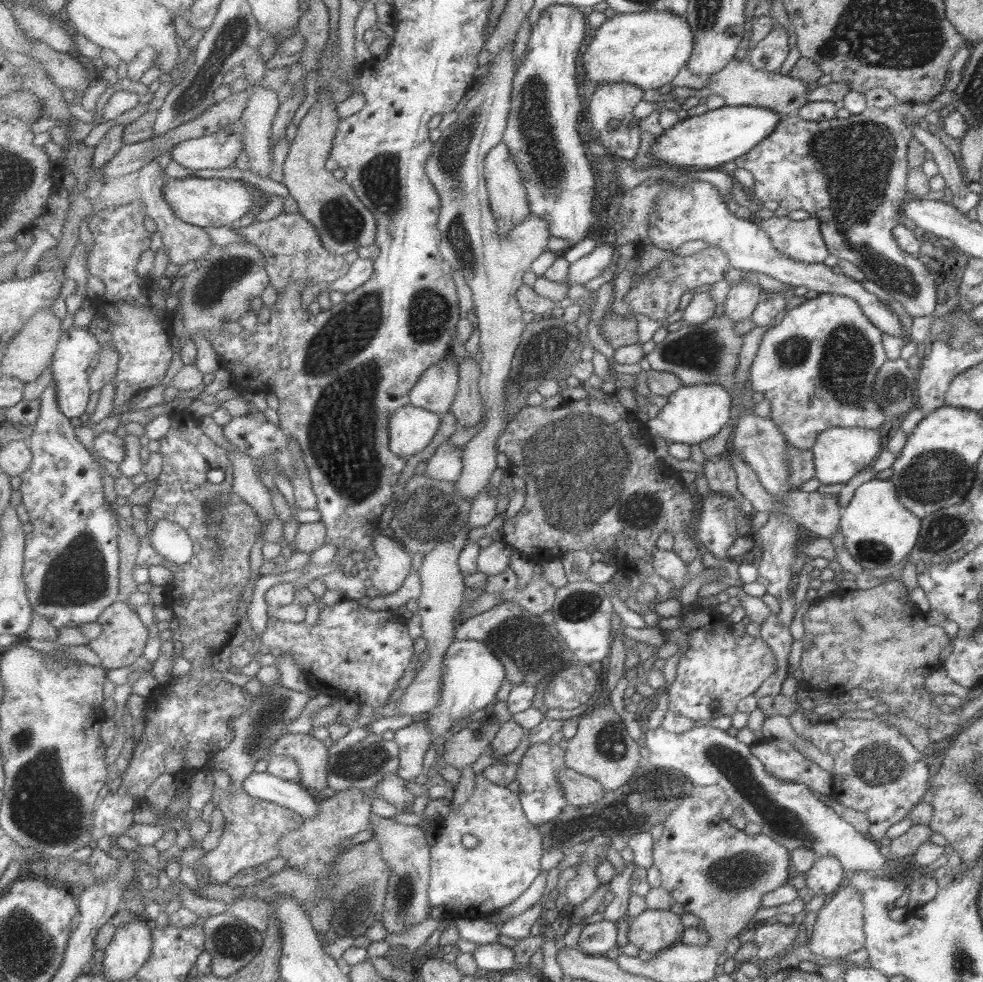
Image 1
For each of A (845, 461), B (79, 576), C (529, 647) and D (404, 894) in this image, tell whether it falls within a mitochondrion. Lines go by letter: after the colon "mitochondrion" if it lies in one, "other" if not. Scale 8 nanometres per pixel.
A: other
B: mitochondrion
C: mitochondrion
D: mitochondrion

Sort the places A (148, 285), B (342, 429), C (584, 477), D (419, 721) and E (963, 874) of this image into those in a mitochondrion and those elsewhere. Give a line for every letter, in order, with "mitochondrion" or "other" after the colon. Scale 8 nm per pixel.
A: other
B: mitochondrion
C: mitochondrion
D: other
E: other

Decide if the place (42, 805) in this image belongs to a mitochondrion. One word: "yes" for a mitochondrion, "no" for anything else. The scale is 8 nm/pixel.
yes

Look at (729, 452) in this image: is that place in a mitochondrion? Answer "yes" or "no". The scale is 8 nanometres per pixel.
no

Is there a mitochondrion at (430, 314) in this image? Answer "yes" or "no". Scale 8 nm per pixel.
yes

